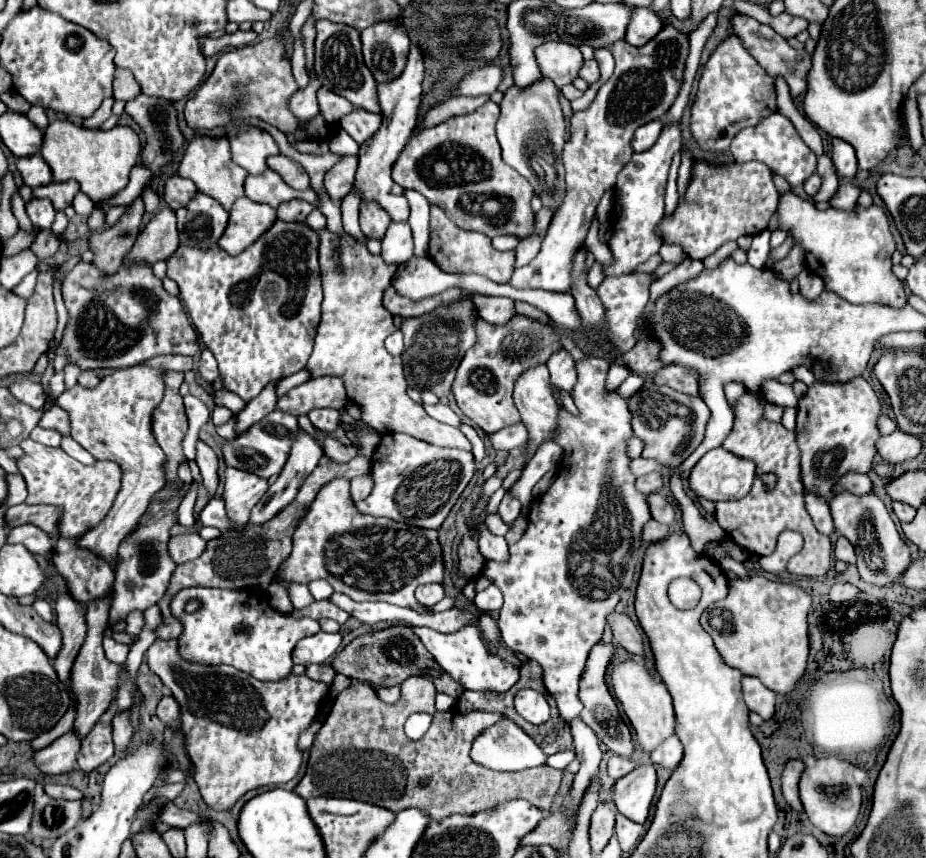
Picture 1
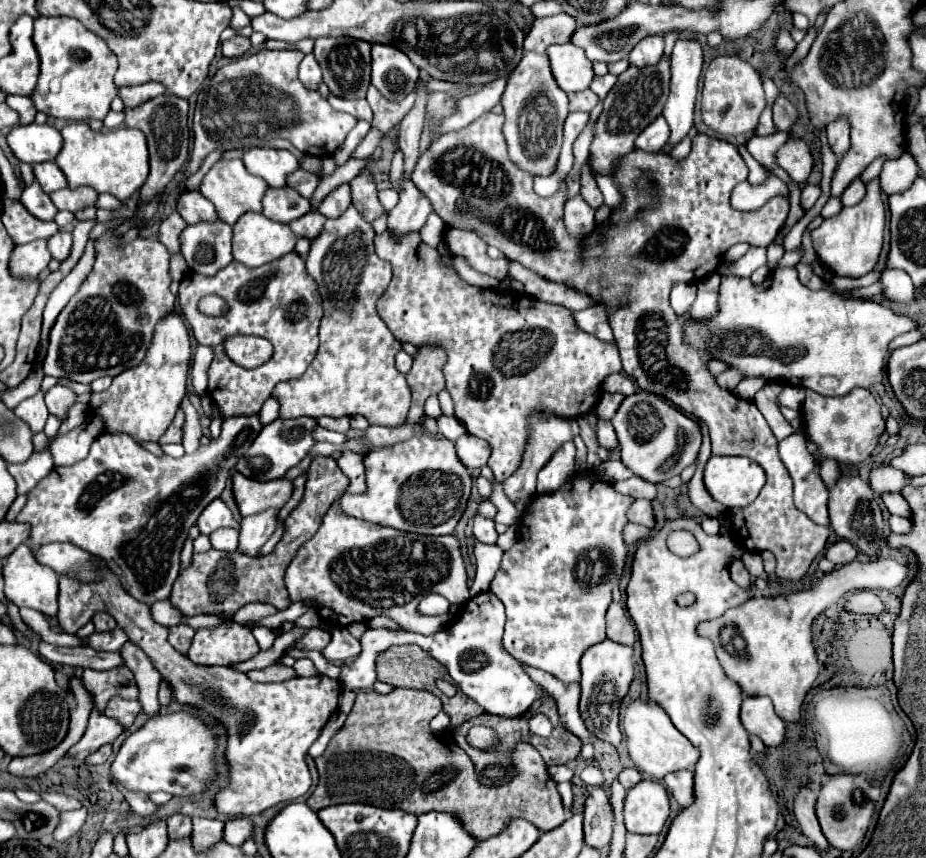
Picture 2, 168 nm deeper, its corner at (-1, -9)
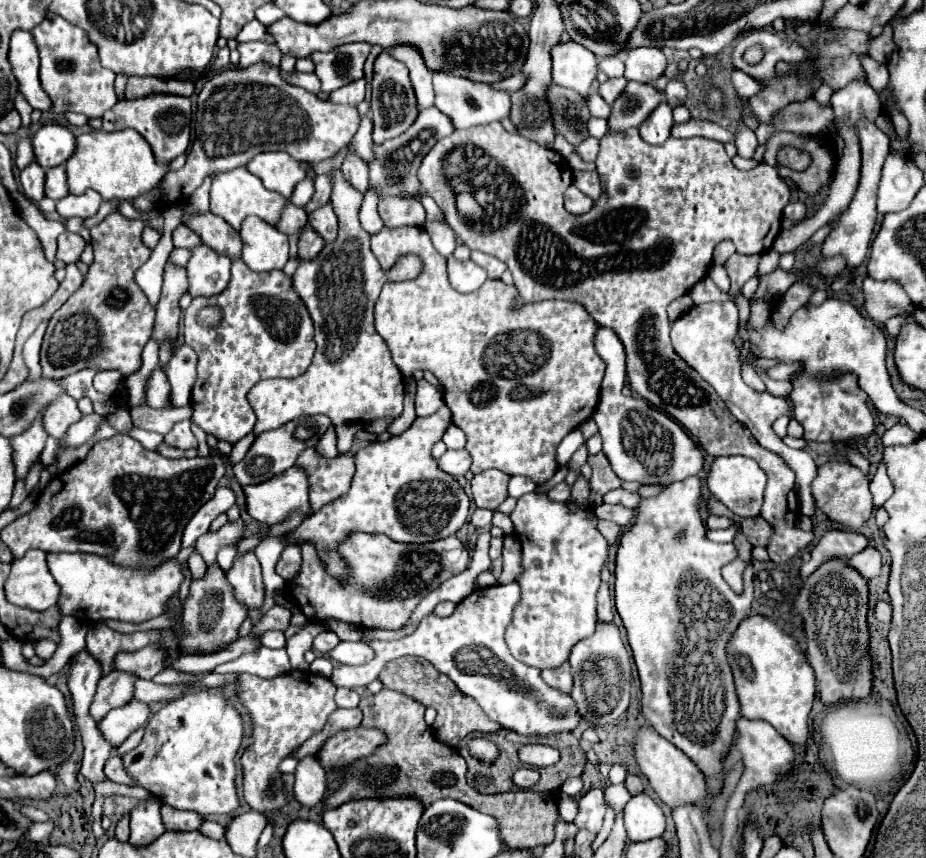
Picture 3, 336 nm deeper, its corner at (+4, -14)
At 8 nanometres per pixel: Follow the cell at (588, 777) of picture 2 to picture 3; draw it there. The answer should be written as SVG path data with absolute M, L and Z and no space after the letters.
M624 782L616 786L608 786L604 792L606 792L606 802L614 808L614 812L620 812L624 804L630 800L630 792L626 790Z

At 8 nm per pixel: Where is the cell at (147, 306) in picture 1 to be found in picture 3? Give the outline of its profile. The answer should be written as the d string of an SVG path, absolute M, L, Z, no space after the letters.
M114 212L90 230L94 264L82 288L74 292L48 322L40 350L44 378L64 378L94 366L99 371L118 370L127 377L141 367L142 348L152 336L154 322L154 308L134 282L134 272L152 254L142 242L144 226L142 220L128 220Z

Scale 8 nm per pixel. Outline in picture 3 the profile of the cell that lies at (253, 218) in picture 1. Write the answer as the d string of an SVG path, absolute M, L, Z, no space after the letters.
M248 216L242 222L240 236L244 242L242 260L254 272L282 270L288 262L288 236L264 220Z

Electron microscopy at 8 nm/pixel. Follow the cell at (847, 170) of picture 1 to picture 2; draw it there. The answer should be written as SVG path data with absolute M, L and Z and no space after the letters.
M837 119L831 125L827 125L827 141L839 159L847 155L851 143L849 143L849 125L845 119Z

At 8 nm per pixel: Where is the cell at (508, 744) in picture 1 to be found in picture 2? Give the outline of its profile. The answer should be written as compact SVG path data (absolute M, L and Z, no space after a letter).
M547 765L547 773L557 783L559 781L571 781L571 777L573 777L573 769L569 765Z

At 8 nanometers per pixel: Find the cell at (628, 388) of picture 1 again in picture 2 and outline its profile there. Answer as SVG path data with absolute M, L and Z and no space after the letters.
M603 393L597 403L597 413L603 419L611 419L617 413L617 407L623 403L623 399L625 399L623 393Z

